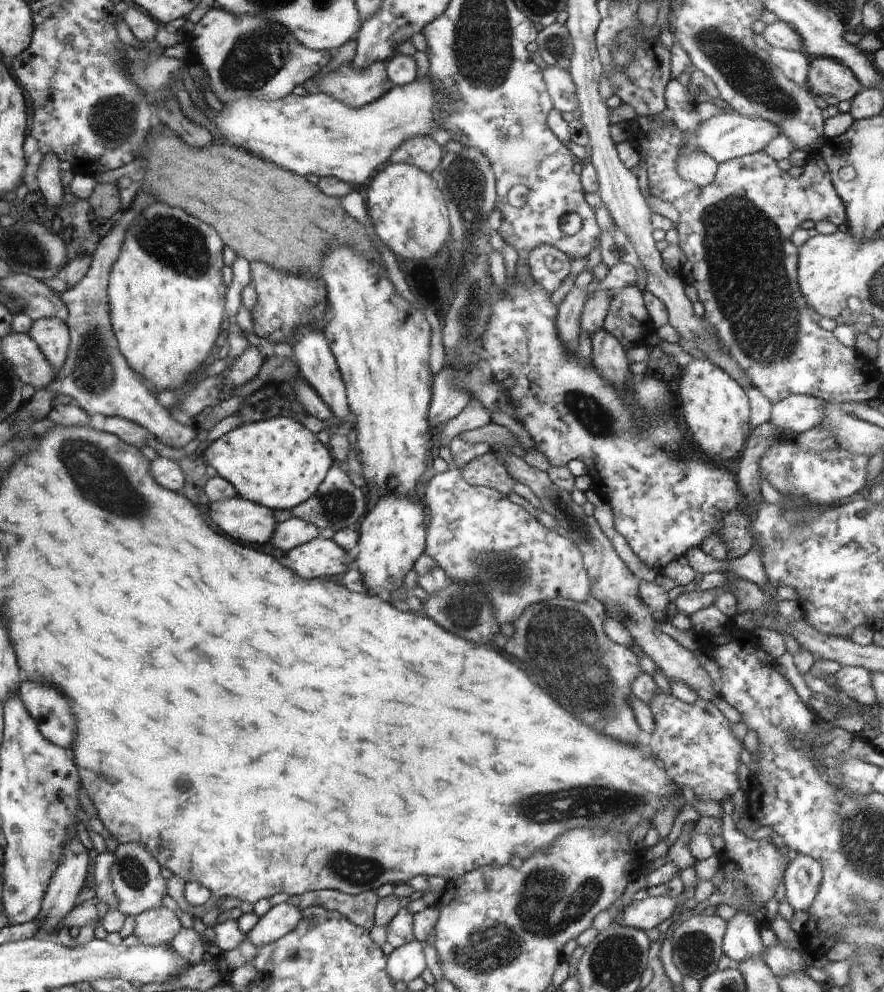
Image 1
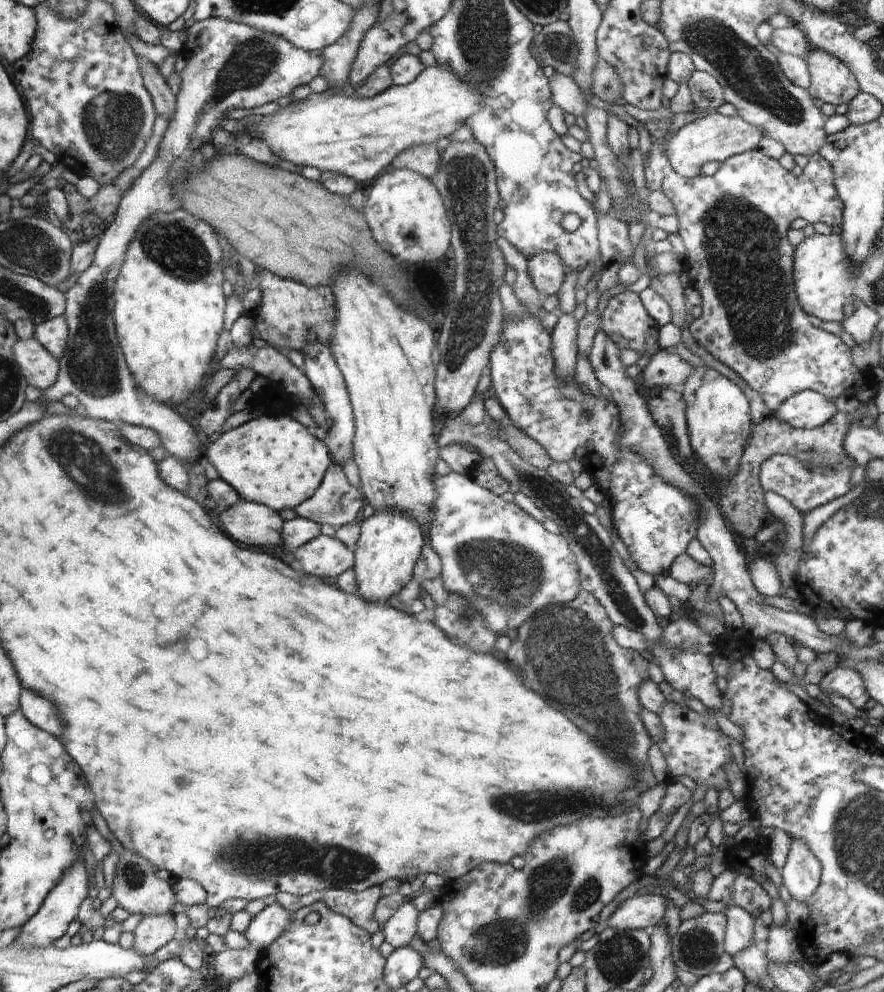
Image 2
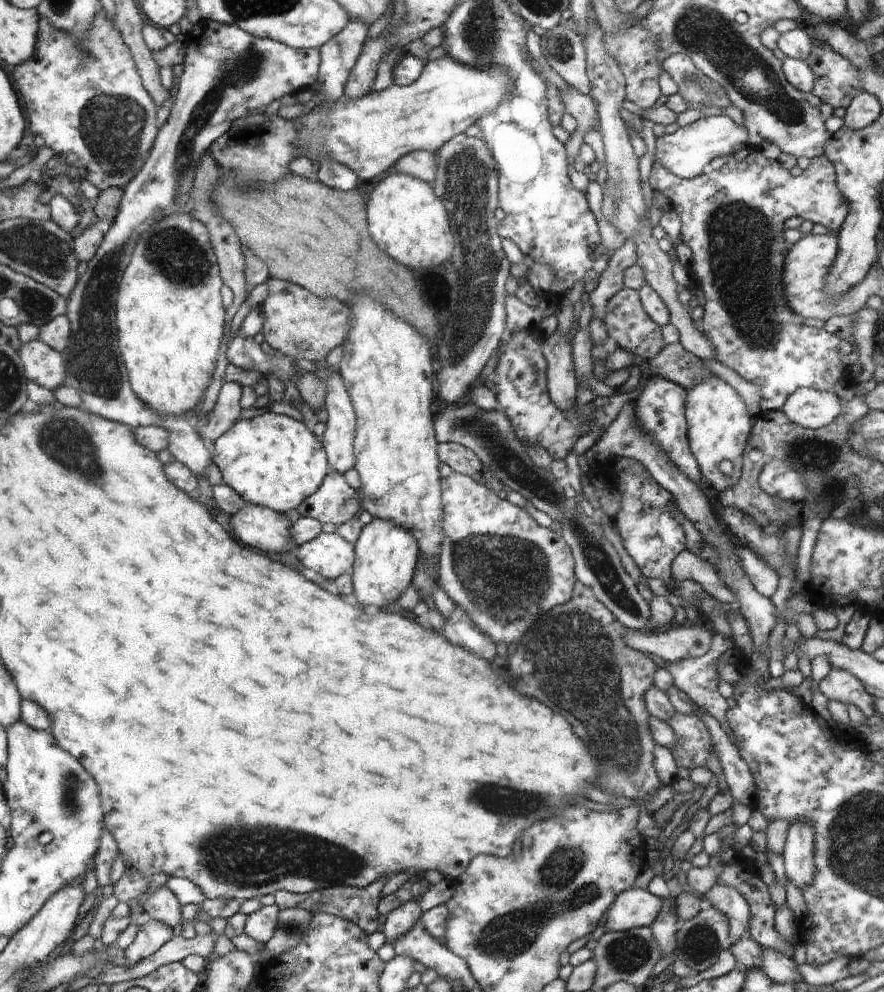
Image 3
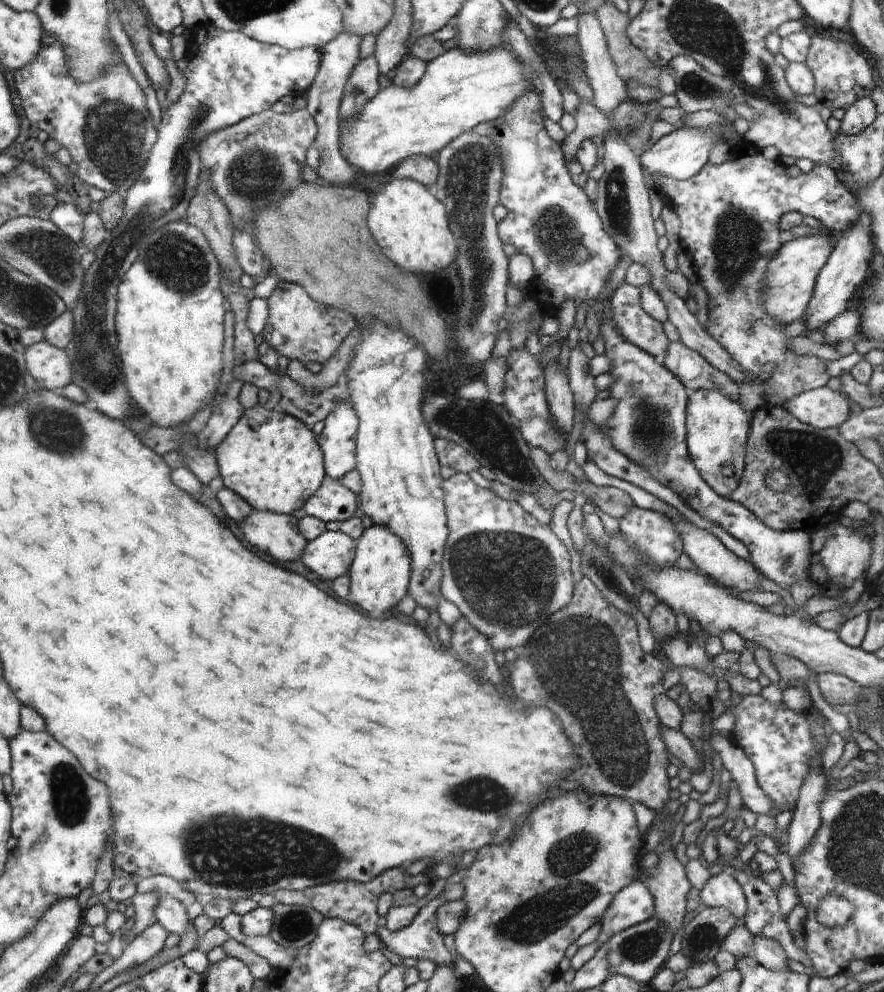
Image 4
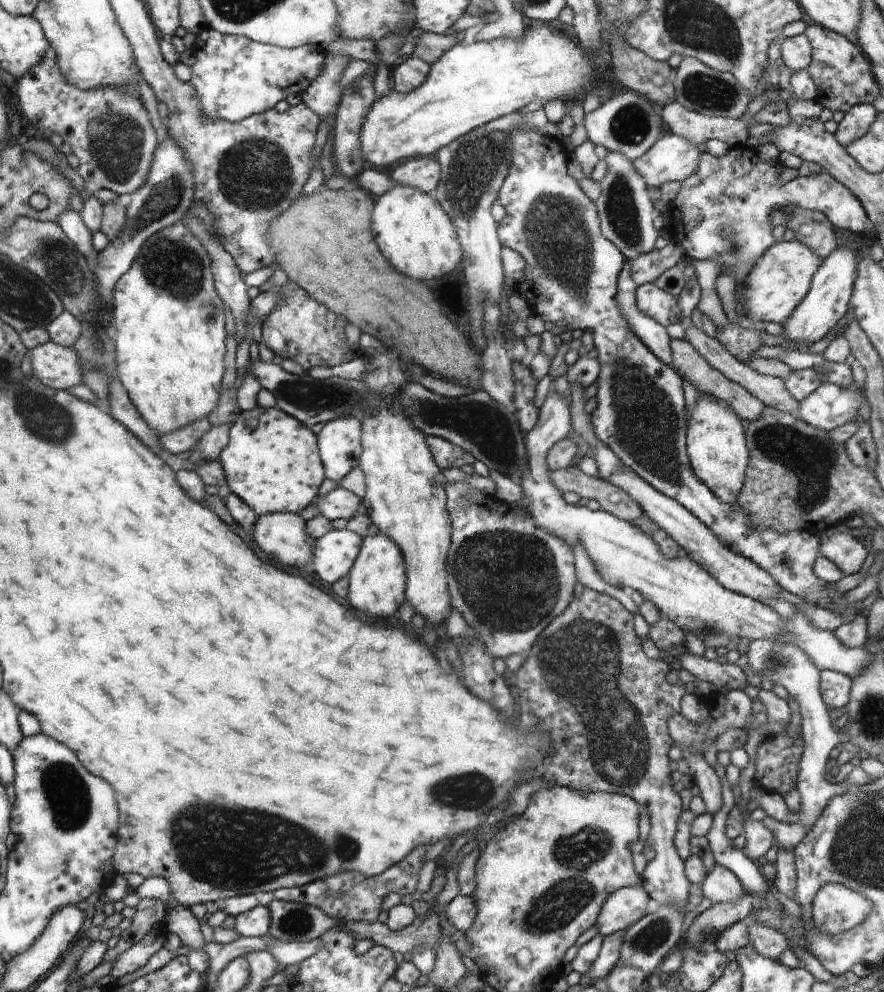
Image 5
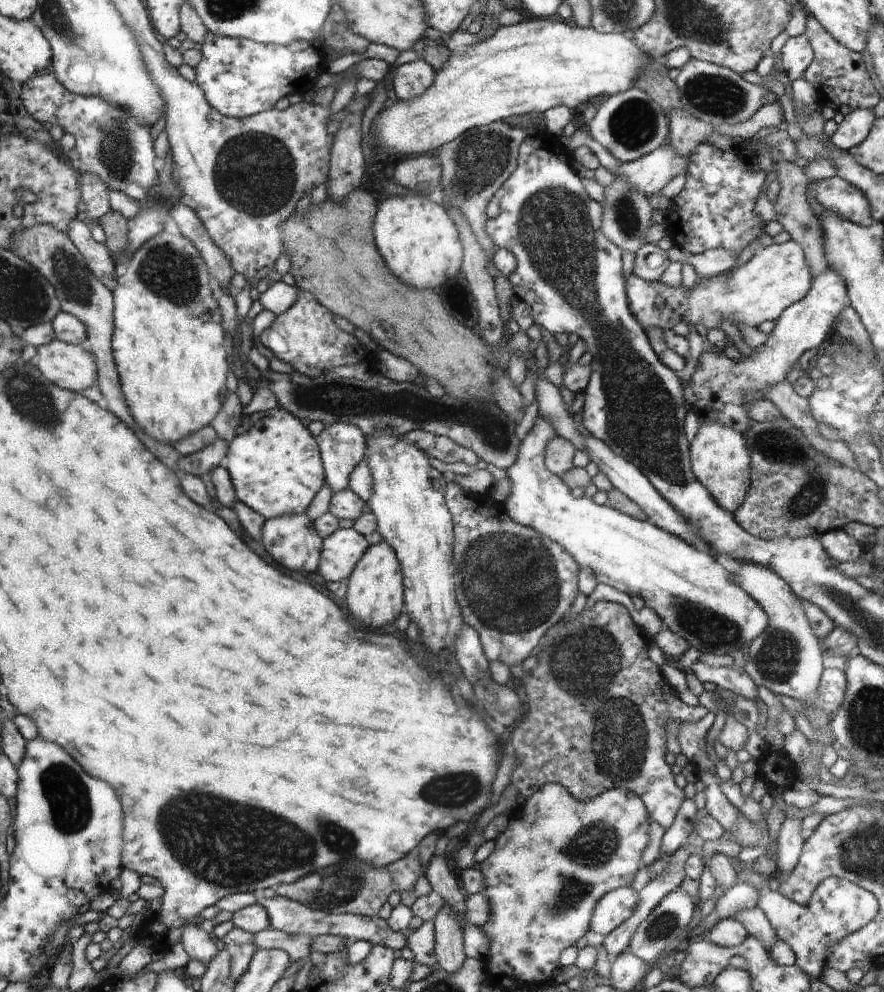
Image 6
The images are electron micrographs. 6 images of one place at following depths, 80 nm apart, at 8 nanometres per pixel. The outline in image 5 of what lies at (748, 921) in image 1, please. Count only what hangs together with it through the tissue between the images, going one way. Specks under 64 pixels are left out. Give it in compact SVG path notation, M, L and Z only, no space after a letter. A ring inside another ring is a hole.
M718 862L702 882L702 891L704 898L712 904L736 902L742 894L747 893L740 880L730 870L722 868L722 864Z

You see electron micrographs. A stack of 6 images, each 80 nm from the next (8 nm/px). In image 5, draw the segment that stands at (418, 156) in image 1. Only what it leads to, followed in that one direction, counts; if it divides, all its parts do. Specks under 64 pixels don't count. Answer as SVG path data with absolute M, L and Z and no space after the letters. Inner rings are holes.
M412 157L412 160L404 160L394 168L392 178L398 185L412 187L419 191L433 195L441 177L441 166L436 158Z

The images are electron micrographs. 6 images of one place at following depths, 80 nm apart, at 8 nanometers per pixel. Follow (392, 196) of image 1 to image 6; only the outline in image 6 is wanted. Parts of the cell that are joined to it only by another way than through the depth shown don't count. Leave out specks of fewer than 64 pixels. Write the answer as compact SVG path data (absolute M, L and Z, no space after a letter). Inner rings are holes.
M414 196L390 197L377 205L376 216L372 225L374 240L384 258L387 267L403 283L416 289L436 290L436 286L453 277L463 263L463 248L459 230L448 216L445 208L436 198Z

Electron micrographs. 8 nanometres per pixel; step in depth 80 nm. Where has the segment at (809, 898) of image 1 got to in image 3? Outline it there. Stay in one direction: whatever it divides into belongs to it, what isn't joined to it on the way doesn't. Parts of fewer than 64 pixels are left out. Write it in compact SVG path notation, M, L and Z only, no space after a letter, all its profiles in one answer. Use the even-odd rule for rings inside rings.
M791 824L782 852L786 878L798 889L806 890L816 874L813 852L814 830L806 824Z

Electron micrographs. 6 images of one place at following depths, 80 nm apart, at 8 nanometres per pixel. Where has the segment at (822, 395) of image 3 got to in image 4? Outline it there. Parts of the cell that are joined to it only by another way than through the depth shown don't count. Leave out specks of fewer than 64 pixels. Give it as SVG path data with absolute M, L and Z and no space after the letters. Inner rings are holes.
M828 386L800 392L783 404L798 422L818 429L840 427L852 413L850 400Z

